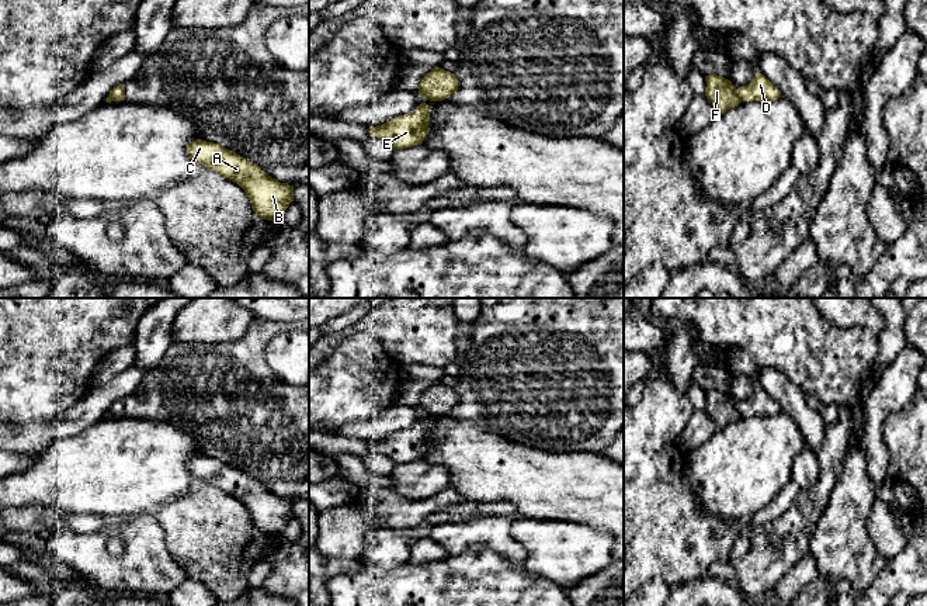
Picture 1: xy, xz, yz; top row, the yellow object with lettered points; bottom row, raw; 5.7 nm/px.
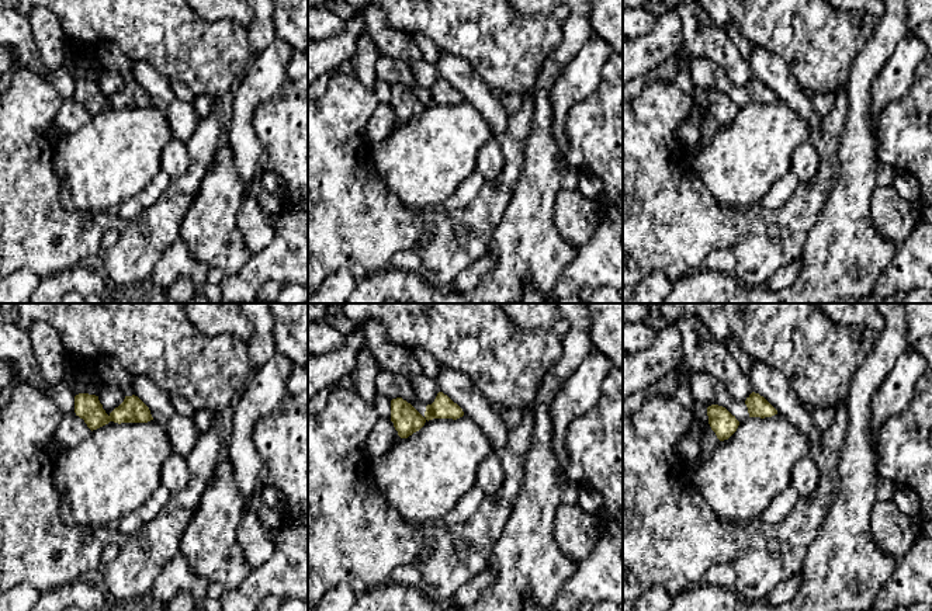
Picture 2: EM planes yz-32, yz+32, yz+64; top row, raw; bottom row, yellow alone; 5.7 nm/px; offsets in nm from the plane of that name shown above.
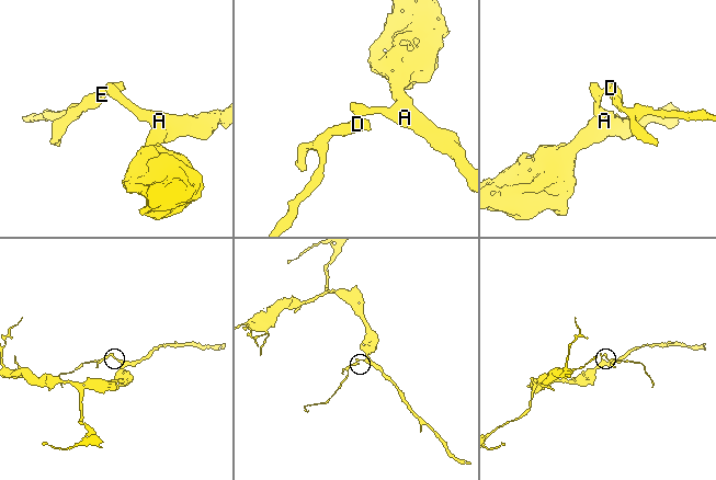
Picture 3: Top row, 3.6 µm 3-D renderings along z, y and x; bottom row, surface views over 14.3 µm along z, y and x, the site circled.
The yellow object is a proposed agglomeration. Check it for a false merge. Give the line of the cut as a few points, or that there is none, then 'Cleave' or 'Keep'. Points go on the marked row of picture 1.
Split along yz (736, 89), (742, 100). Cleave

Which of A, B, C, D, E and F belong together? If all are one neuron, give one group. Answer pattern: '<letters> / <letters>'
A B C F / D E

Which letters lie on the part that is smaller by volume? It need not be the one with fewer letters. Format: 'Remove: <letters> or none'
Remove: D, E

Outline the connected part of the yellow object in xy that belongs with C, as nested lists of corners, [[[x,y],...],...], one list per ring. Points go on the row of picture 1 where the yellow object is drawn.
[[[192,141],[187,145],[187,155],[192,165],[202,165],[239,184],[260,218],[278,221],[294,201],[294,186],[281,184],[256,163],[219,143]]]

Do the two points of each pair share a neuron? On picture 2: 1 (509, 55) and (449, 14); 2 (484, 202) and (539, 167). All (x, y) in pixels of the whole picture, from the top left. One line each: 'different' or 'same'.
1: same
2: different

